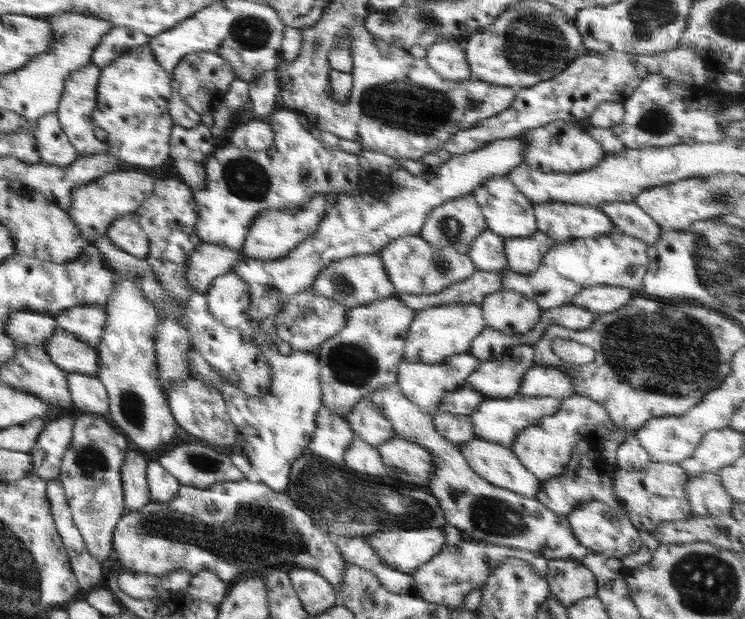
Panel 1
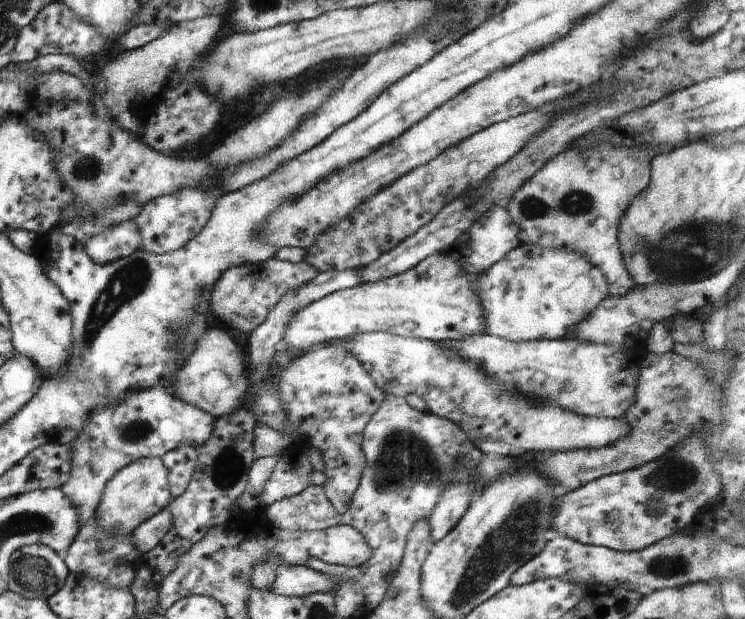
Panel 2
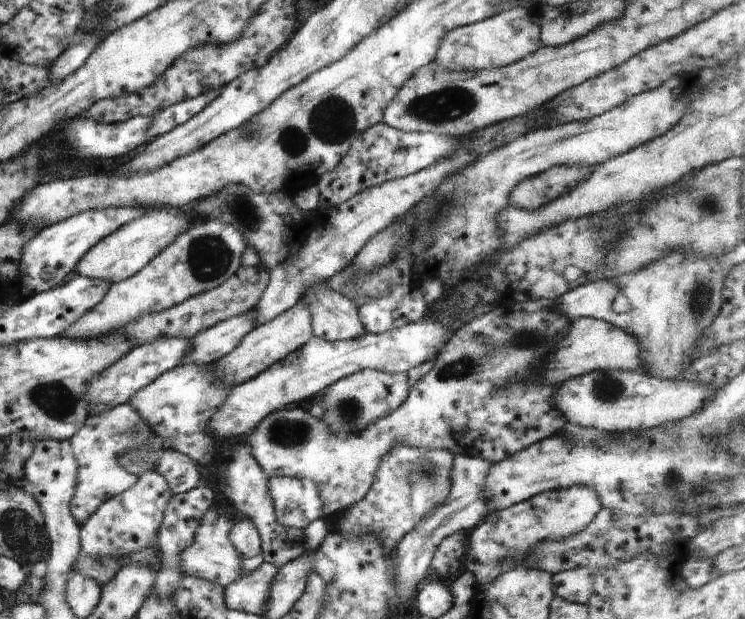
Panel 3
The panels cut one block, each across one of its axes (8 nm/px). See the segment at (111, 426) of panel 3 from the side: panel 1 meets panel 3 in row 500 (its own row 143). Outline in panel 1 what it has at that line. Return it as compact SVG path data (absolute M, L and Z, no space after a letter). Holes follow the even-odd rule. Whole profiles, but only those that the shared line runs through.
M93 62L73 72L71 76L67 78L67 81L64 82L65 87L60 97L59 107L56 110L63 133L68 137L72 146L75 146L76 152L80 156L107 152L106 142L98 140L98 138L94 136L94 125L92 125L100 73L101 68L96 66Z

